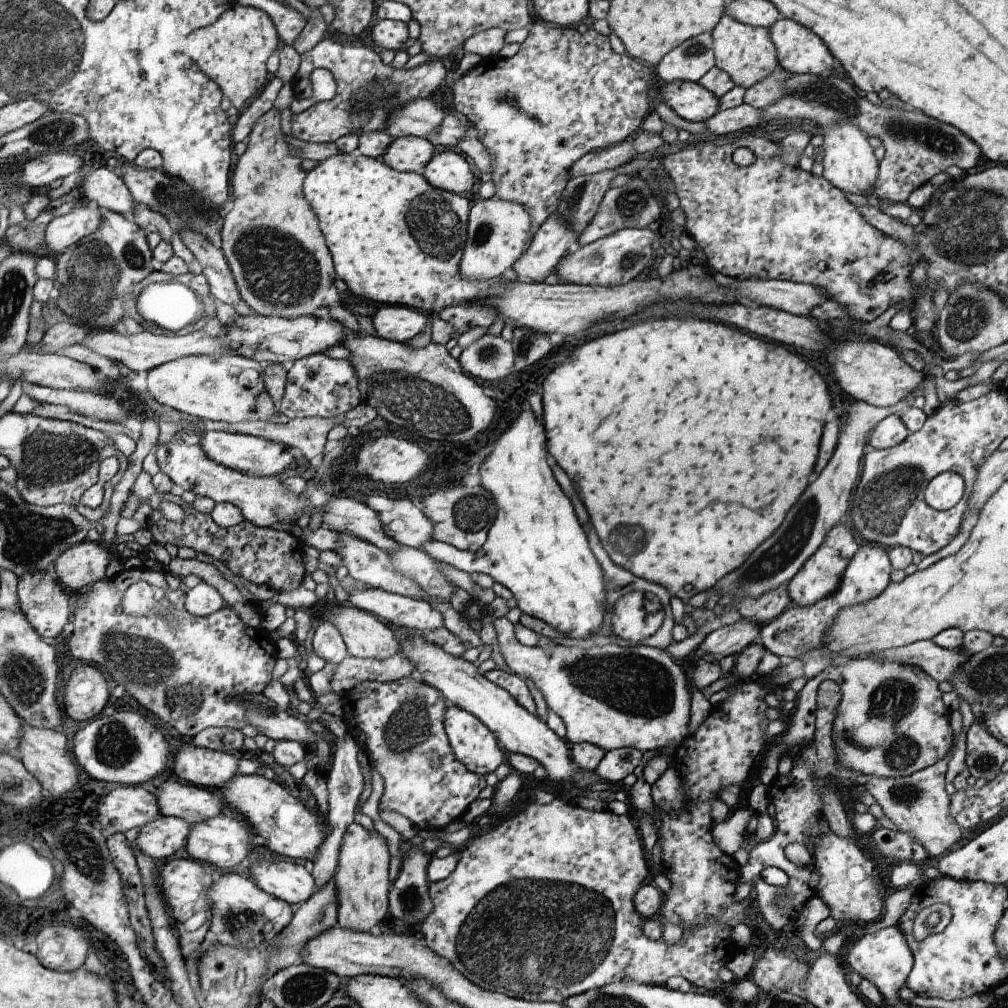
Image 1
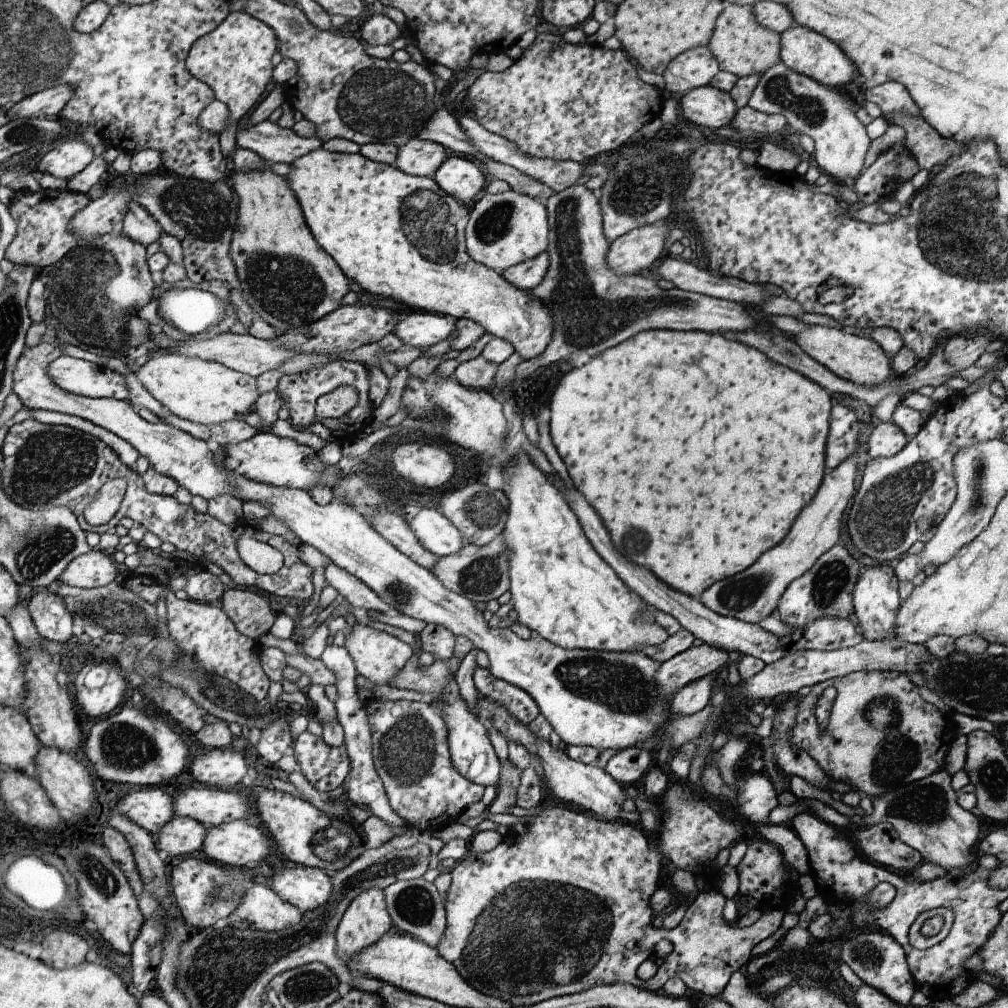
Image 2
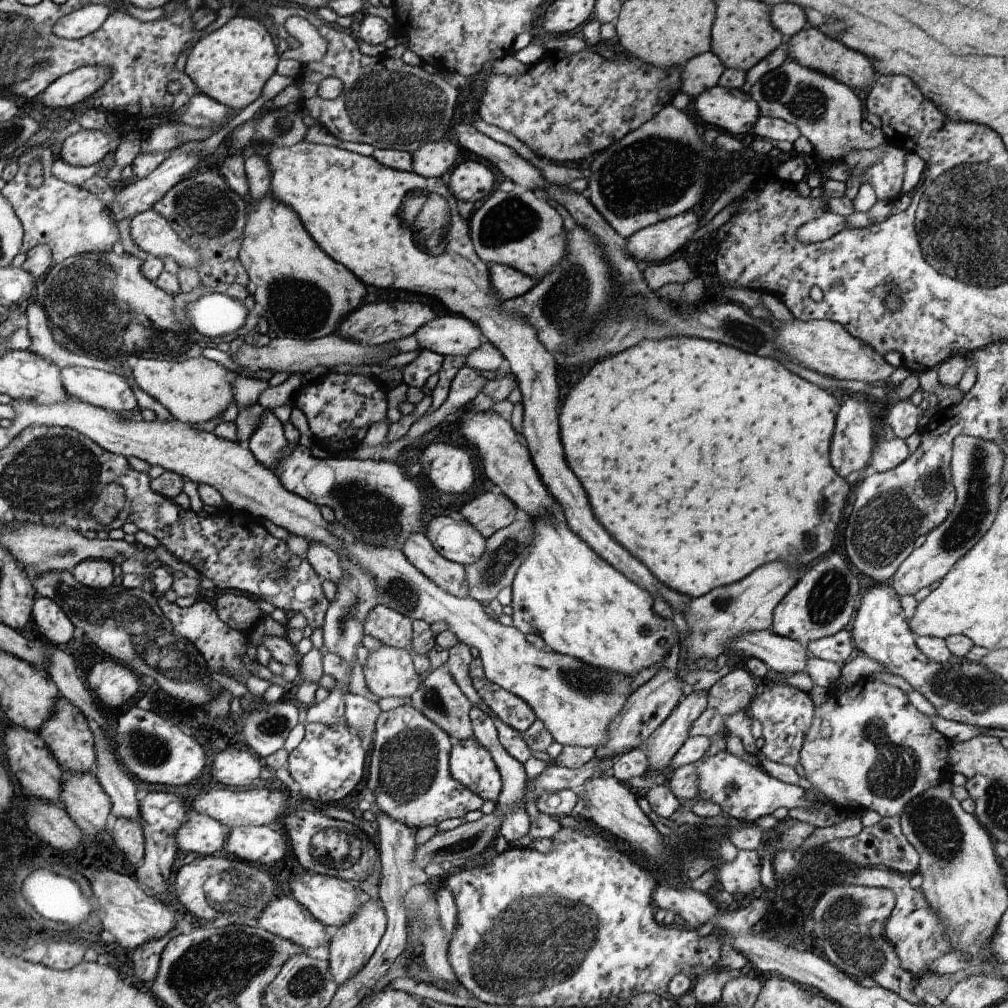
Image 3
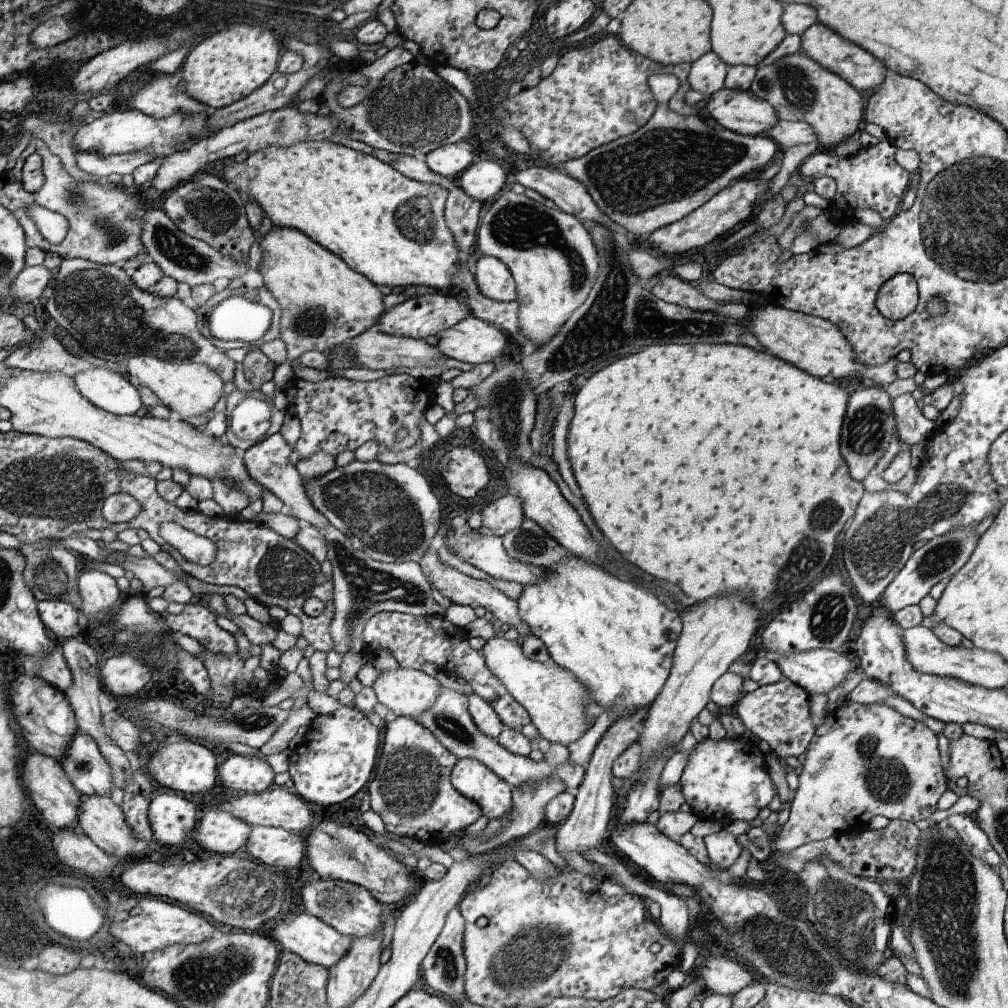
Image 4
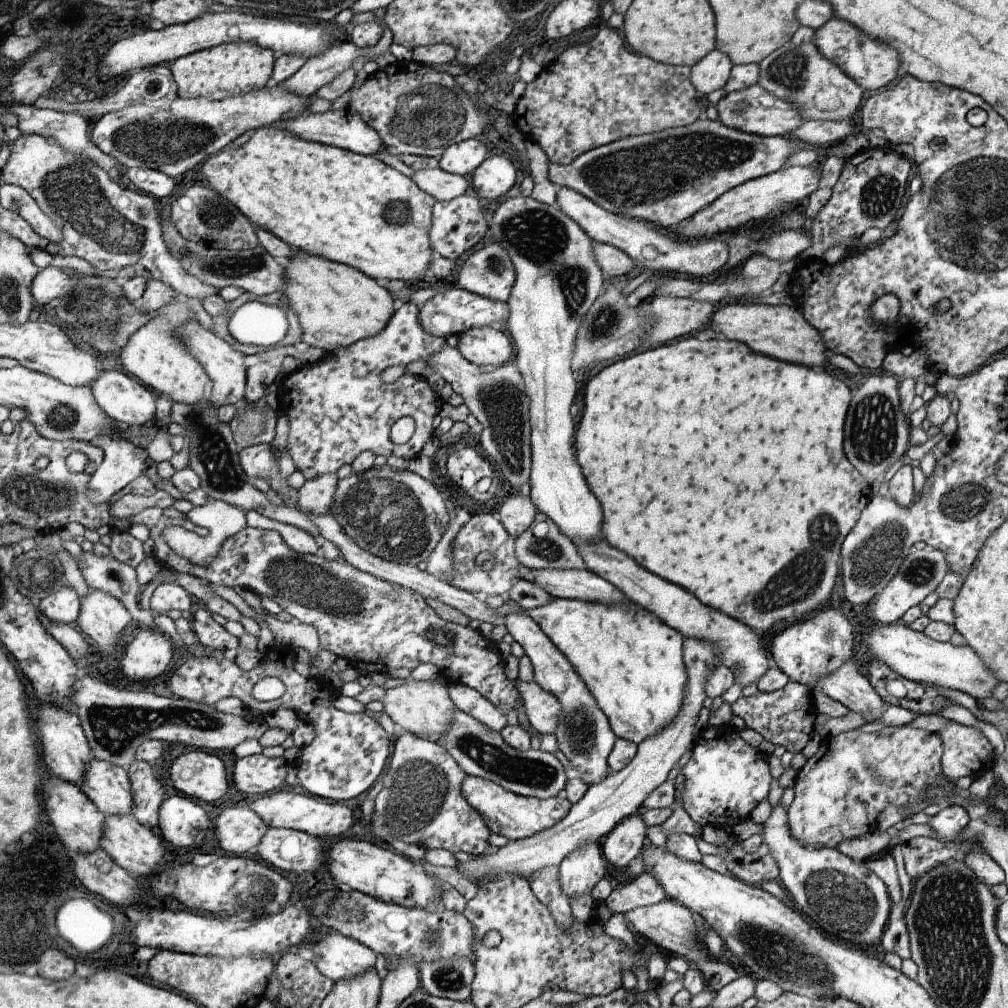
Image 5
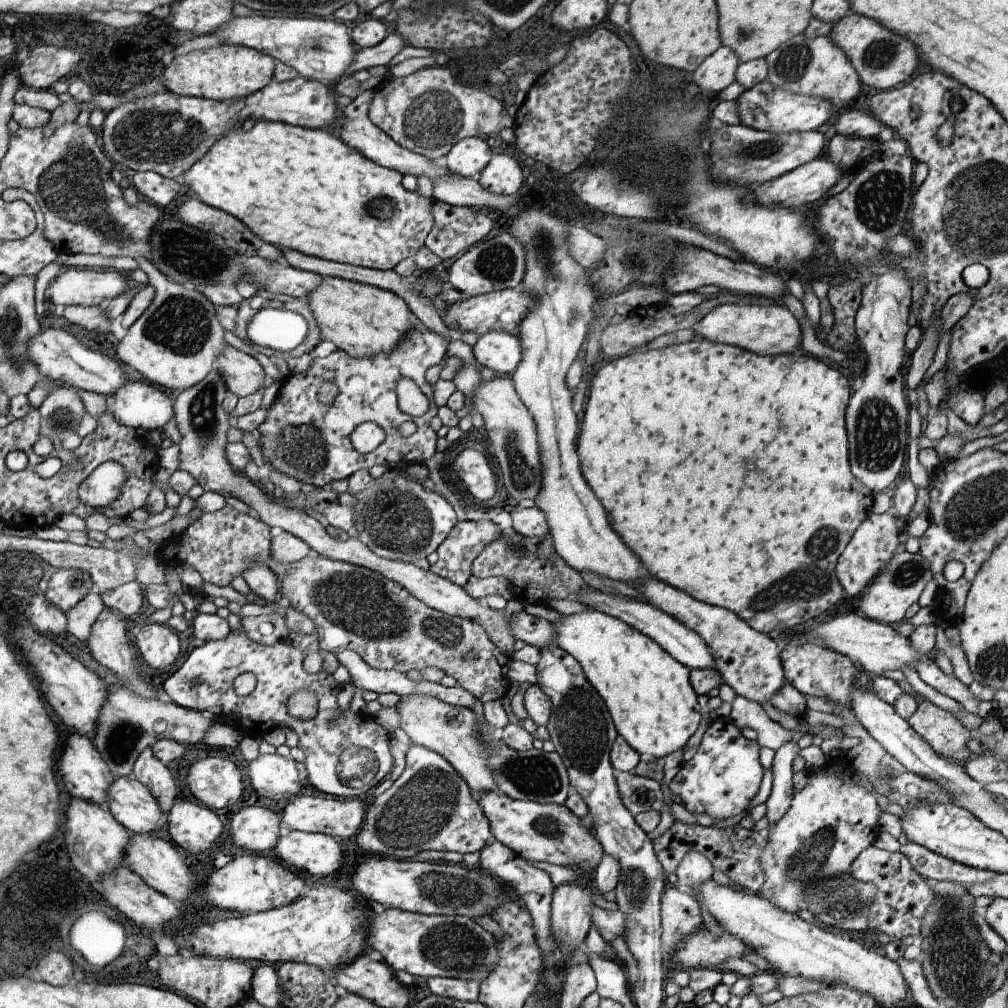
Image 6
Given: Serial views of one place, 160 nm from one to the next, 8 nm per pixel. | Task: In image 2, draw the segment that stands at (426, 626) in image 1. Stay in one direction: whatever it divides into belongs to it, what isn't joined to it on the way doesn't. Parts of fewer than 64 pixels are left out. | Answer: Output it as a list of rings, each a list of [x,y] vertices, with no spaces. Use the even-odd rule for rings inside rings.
[[[332,564],[324,569],[325,580],[332,585],[345,601],[352,606],[364,606],[366,610],[388,615],[399,614],[392,610],[391,606],[384,602],[371,588],[368,588],[361,580],[348,574],[345,570]]]

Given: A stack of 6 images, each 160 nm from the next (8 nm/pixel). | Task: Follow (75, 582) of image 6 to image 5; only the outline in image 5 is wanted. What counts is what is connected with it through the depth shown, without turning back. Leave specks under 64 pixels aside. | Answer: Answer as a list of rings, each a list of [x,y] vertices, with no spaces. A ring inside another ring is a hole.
[[[67,585],[60,590],[48,594],[39,603],[39,608],[49,621],[64,622],[74,626],[81,610],[80,598],[77,592]]]

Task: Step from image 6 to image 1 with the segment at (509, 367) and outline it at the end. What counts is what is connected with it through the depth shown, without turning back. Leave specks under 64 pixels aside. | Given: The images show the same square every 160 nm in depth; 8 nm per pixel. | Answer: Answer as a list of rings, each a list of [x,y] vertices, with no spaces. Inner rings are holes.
[[[383,305],[370,316],[376,337],[406,343],[427,325],[428,314],[398,305]]]

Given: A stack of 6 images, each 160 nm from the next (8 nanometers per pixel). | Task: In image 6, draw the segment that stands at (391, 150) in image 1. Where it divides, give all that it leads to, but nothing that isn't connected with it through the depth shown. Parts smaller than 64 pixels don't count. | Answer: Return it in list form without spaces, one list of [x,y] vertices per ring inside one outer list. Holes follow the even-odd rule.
[[[467,137],[446,155],[448,170],[464,178],[478,178],[491,161],[490,146],[481,137]]]

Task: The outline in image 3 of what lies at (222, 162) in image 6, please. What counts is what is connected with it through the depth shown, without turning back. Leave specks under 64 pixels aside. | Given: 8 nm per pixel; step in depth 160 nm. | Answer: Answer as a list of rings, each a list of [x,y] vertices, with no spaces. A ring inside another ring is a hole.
[[[302,141],[292,147],[275,147],[266,156],[270,170],[272,170],[271,194],[273,198],[290,206],[296,212],[304,229],[312,240],[330,258],[349,268],[358,279],[368,288],[396,289],[430,296],[434,302],[440,304],[444,312],[456,313],[472,320],[480,326],[490,344],[500,350],[504,359],[508,360],[508,368],[517,379],[517,386],[522,393],[524,405],[524,421],[522,422],[522,436],[528,443],[536,471],[544,482],[548,492],[556,498],[556,502],[564,512],[564,521],[568,527],[581,539],[584,539],[605,562],[616,567],[626,578],[632,579],[638,586],[648,590],[653,599],[662,598],[668,604],[684,613],[688,608],[690,598],[671,590],[660,582],[653,572],[634,556],[626,556],[626,550],[614,542],[597,518],[594,518],[586,492],[581,480],[574,475],[572,468],[565,458],[565,448],[561,440],[561,406],[559,384],[557,380],[557,362],[554,355],[546,350],[534,326],[526,324],[522,318],[500,310],[500,300],[496,292],[490,288],[489,265],[478,258],[473,244],[470,244],[468,226],[462,216],[454,216],[452,208],[446,216],[446,204],[452,198],[446,178],[423,178],[414,172],[398,171],[384,166],[373,157],[366,157],[336,146],[325,146]]]

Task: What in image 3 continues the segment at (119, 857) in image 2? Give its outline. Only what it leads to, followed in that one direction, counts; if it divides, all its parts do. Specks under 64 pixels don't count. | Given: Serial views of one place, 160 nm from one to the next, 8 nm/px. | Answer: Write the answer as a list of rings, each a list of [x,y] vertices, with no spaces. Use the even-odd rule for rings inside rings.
[[[130,818],[113,819],[110,832],[116,848],[119,848],[132,865],[138,868],[145,857],[144,828],[140,821]]]

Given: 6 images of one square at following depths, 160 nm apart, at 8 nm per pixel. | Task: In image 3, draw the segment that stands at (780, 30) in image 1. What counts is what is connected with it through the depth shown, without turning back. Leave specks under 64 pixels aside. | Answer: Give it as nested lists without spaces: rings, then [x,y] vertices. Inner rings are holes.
[[[816,28],[802,29],[796,36],[792,36],[788,40],[788,59],[796,60],[798,64],[802,64],[810,70],[818,70],[818,72],[850,86],[853,90],[871,86],[878,77],[877,71],[872,70],[872,62],[864,54],[846,48],[842,42],[828,38],[826,34]]]

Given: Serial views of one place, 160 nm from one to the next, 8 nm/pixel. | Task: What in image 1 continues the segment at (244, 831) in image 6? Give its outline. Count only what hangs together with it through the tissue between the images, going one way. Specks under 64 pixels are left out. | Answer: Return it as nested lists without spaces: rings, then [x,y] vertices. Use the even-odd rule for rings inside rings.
[[[161,815],[139,827],[130,846],[154,860],[170,858],[186,846],[190,829],[189,822],[181,818]]]

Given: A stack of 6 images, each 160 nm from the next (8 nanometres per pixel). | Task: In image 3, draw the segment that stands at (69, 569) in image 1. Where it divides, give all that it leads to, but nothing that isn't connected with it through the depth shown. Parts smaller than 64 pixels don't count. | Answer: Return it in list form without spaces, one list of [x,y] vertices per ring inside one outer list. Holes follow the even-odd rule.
[[[84,560],[71,572],[77,582],[94,590],[106,591],[114,582],[114,568],[106,560]]]

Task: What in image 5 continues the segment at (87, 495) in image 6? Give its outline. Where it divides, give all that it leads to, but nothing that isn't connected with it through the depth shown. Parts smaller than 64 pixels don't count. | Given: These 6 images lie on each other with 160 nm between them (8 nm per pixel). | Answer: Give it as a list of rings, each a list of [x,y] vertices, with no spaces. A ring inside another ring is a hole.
[[[98,436],[95,440],[91,441],[93,446],[101,447],[105,452],[105,461],[94,472],[94,476],[90,476],[90,486],[88,486],[88,498],[90,504],[100,504],[100,502],[112,502],[121,491],[140,476],[146,476],[152,480],[154,489],[161,489],[168,494],[172,495],[174,500],[182,500],[180,492],[173,486],[171,480],[162,480],[158,476],[156,470],[157,464],[154,463],[146,450],[135,447],[130,441],[124,439],[112,439],[110,436]]]

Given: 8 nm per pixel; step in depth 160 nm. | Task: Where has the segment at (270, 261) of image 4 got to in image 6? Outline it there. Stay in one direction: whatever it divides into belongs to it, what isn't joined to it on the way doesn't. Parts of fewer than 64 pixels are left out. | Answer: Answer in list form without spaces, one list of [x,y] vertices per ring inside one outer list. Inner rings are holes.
[[[324,277],[306,301],[320,328],[322,341],[334,342],[352,358],[374,358],[384,352],[394,352],[398,342],[417,323],[408,304],[398,294],[338,277]]]

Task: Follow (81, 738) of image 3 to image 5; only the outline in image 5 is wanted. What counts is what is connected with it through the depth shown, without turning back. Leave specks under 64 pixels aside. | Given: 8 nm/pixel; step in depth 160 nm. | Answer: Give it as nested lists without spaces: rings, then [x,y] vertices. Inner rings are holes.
[[[92,757],[86,766],[81,790],[107,816],[132,816],[134,794],[129,772],[106,760]]]

